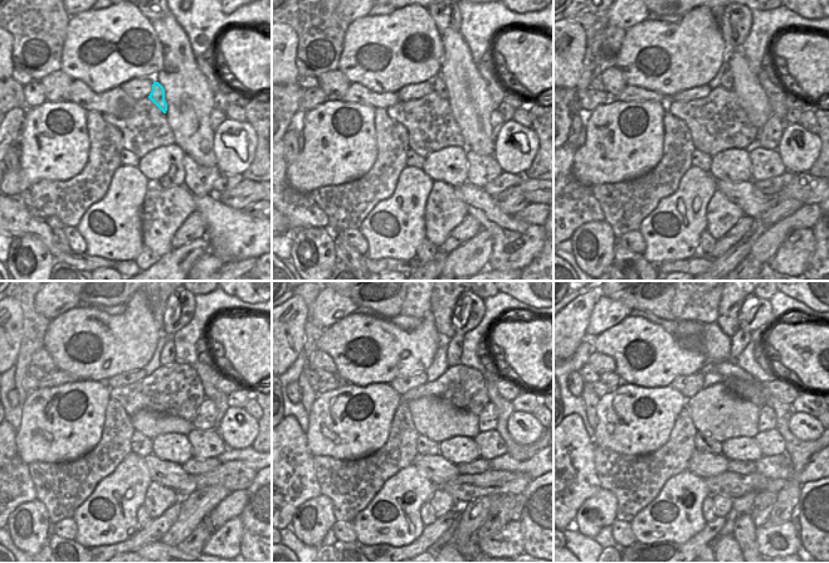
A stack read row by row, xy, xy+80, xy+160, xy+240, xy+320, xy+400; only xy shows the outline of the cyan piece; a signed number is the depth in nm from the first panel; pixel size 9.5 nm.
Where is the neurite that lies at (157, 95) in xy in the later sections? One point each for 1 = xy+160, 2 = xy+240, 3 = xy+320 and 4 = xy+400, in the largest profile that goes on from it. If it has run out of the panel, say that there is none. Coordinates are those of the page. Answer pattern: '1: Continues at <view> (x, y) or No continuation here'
1: Continues at xy+160 (726, 81)
2: Continues at xy+240 (167, 355)
3: Continues at xy+320 (454, 348)
4: Continues at xy+400 (739, 343).

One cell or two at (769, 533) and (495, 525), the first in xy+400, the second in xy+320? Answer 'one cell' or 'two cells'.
two cells

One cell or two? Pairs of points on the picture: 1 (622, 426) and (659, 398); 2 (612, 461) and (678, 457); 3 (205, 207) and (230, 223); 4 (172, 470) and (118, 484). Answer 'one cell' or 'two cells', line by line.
1: one cell
2: one cell
3: one cell
4: two cells

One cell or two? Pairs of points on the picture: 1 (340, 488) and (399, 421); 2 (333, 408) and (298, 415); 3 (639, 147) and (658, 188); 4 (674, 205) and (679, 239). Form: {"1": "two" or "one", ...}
{"1": "one", "2": "two", "3": "two", "4": "one"}

